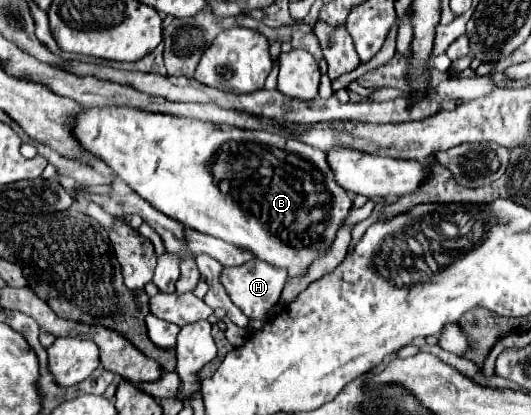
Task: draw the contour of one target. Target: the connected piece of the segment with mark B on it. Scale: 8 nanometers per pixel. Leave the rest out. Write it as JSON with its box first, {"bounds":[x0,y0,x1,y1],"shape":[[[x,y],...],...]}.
{"bounds":[74,107,352,279],"shape":[[[128,107],[88,109],[76,117],[74,133],[86,151],[98,155],[104,163],[108,163],[120,179],[124,179],[140,197],[150,201],[152,207],[156,207],[160,213],[204,235],[246,249],[260,261],[286,269],[288,279],[306,275],[308,267],[332,247],[338,229],[352,209],[352,197],[346,189],[338,187],[326,153],[308,145],[308,155],[294,155],[292,147],[300,151],[306,149],[306,145],[290,139],[288,135],[180,119]]]}

